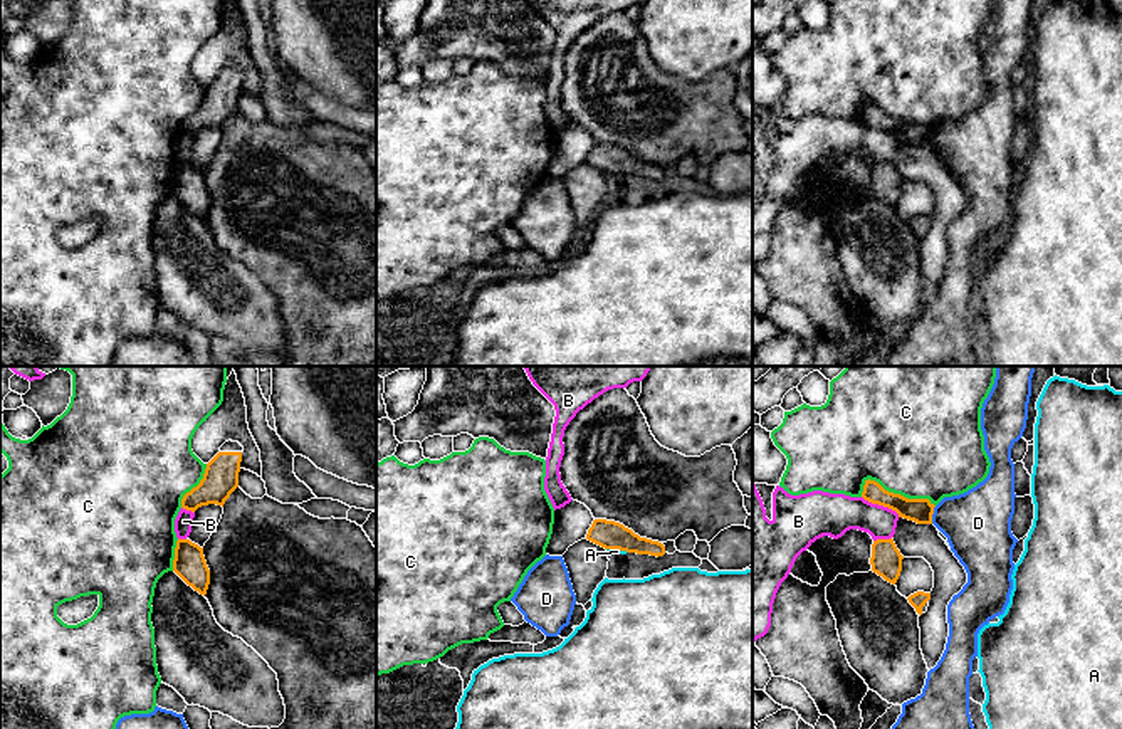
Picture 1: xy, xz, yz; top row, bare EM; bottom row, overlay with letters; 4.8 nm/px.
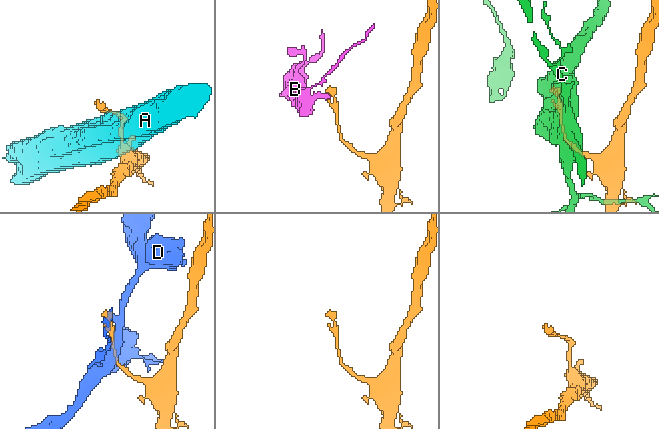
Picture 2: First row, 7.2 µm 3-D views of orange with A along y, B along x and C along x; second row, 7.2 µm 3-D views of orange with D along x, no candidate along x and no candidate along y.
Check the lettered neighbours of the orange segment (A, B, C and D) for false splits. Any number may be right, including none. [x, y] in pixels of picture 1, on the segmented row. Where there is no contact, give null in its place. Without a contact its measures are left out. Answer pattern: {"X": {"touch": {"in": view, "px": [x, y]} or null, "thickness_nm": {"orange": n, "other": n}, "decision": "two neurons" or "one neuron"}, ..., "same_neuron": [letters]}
{"A": {"touch": {"in": "xz", "px": [617, 548]}, "thickness_nm": {"orange": 140, "other": 20}, "decision": "two neurons"}, "B": {"touch": {"in": "yz", "px": [880, 504]}, "thickness_nm": {"orange": 120, "other": 200}, "decision": "two neurons"}, "C": {"touch": {"in": "yz", "px": [896, 494]}, "thickness_nm": {"orange": 120, "other": 480}, "decision": "two neurons"}, "D": {"touch": {"in": "yz", "px": [933, 513]}, "thickness_nm": {"orange": 120, "other": 320}, "decision": "two neurons"}, "same_neuron": []}

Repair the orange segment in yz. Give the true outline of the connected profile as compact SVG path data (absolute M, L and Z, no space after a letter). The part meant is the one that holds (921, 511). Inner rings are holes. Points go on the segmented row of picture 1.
M865 480L862 497L872 504L889 507L899 517L914 521L917 524L932 524L934 504L929 499L907 499L900 494L885 490L875 480Z

